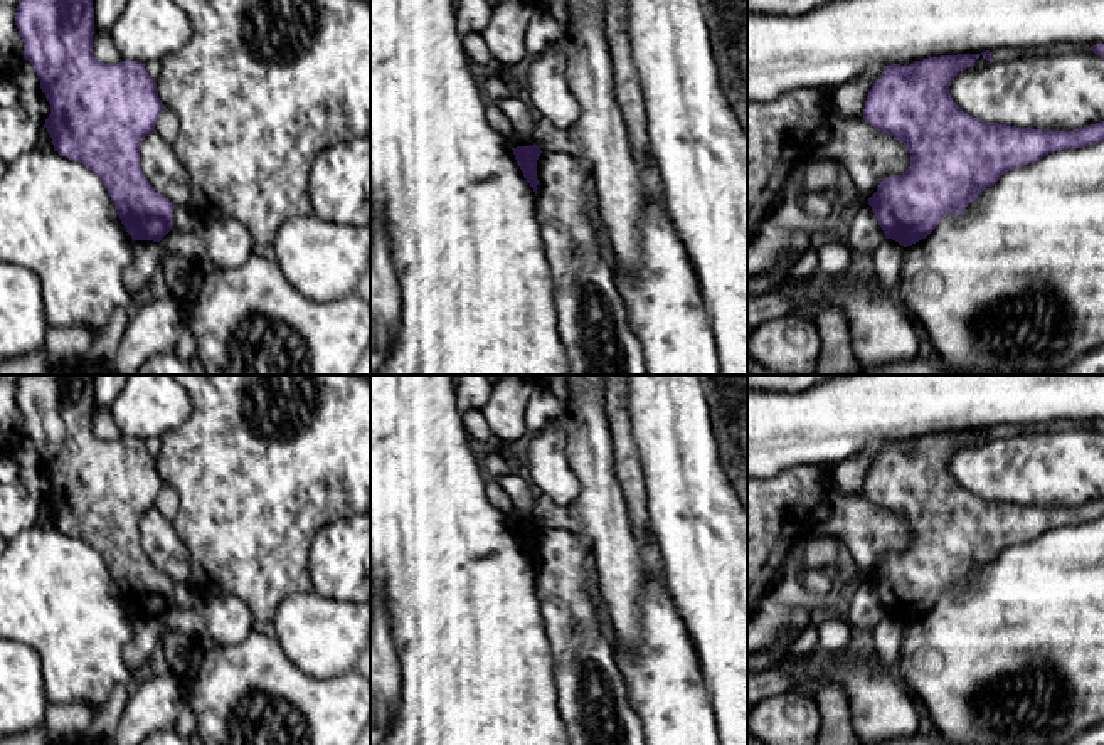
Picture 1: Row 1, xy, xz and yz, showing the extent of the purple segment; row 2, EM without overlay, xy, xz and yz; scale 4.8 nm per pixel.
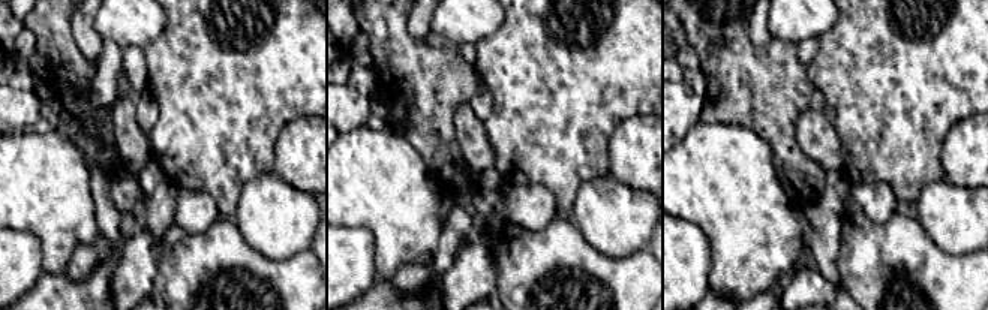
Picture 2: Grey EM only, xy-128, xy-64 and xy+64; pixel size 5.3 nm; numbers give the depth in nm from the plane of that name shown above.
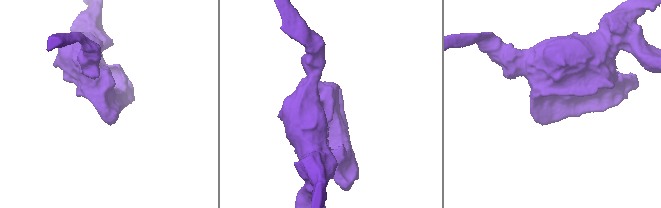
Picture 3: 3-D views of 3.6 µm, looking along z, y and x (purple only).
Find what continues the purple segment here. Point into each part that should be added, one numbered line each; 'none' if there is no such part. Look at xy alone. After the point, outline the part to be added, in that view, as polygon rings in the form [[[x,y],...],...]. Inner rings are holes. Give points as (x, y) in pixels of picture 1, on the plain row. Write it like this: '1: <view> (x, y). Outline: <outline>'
none

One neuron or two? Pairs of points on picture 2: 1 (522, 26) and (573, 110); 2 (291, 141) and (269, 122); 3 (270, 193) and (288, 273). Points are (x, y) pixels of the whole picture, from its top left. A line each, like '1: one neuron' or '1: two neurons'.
1: one neuron
2: two neurons
3: two neurons

